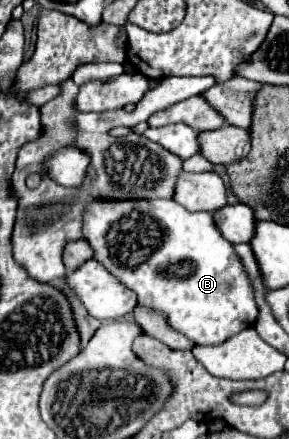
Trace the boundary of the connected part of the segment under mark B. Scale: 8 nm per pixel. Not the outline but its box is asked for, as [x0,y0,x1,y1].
[84,198,258,346]

